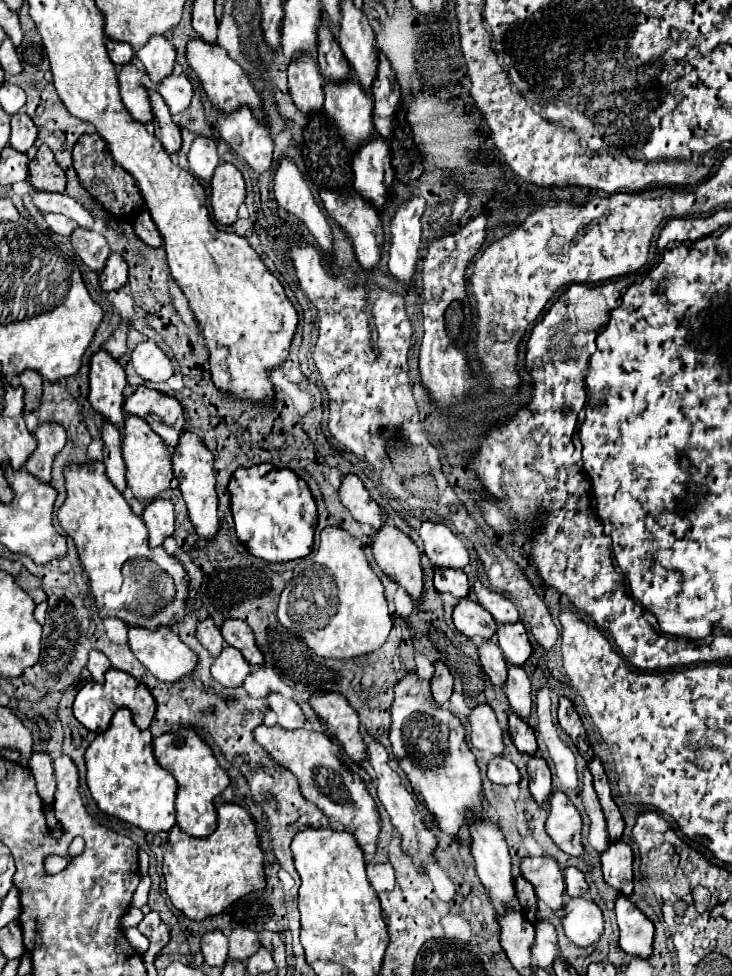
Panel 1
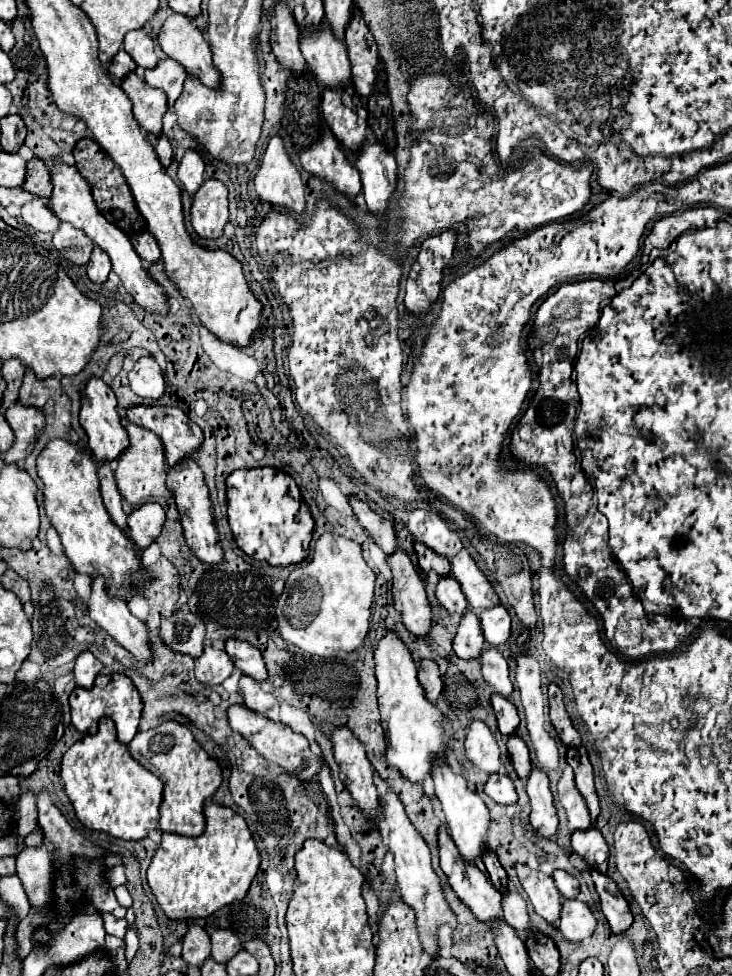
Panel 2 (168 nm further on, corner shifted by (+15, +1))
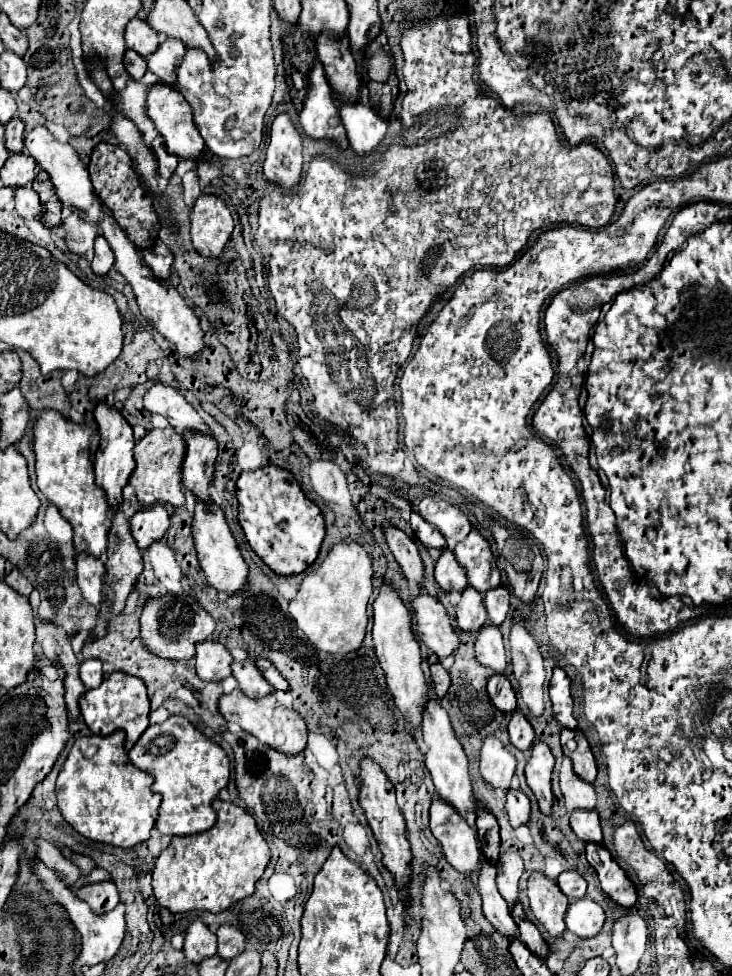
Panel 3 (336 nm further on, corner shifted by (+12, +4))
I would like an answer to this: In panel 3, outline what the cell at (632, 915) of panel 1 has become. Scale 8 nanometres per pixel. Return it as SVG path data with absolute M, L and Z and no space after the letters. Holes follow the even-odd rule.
M586 844L586 860L596 870L602 890L622 908L632 908L638 900L634 884L628 880L624 870L612 860L610 852L598 844Z

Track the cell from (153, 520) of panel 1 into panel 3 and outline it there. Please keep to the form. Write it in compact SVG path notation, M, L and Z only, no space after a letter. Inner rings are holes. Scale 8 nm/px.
M154 504L150 508L136 512L130 518L130 526L138 548L146 550L152 542L160 540L166 534L170 526L170 516L162 504Z

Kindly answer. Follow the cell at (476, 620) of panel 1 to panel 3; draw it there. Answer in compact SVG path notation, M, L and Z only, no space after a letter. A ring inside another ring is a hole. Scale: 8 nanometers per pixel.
M444 550L436 562L436 582L440 584L440 588L444 592L464 592L466 586L468 586L468 580L466 580L466 574L464 574L464 568L456 562L454 554L450 550Z

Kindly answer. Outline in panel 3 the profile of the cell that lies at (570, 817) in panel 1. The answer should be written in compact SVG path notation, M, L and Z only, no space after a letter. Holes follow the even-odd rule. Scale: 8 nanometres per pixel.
M534 742L532 746L532 756L526 764L526 782L532 788L540 812L544 816L550 816L554 796L552 796L552 768L554 768L554 758L550 754L550 748L544 742Z

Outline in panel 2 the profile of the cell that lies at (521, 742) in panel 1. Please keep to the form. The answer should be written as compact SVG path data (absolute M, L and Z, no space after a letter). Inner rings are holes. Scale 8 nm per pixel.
M493 693L491 695L491 705L495 709L495 715L497 715L497 721L499 721L499 729L501 733L505 735L513 735L517 725L519 725L519 715L517 715L517 707L507 701L505 697Z

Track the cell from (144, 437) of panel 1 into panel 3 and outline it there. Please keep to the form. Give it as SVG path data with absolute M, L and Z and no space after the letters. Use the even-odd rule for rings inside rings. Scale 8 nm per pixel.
M152 428L146 432L144 438L140 438L134 446L134 460L136 468L130 474L130 486L136 490L136 498L142 506L150 506L156 502L168 502L172 506L184 504L182 484L180 484L180 464L184 458L184 440L182 436L172 428Z

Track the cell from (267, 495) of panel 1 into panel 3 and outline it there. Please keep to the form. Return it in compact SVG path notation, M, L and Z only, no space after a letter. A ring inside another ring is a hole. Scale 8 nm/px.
M262 466L258 470L242 472L236 482L236 498L240 508L238 522L246 534L246 540L268 568L272 568L276 574L290 576L290 574L304 572L316 560L324 538L324 518L320 508L306 498L292 472L278 466Z

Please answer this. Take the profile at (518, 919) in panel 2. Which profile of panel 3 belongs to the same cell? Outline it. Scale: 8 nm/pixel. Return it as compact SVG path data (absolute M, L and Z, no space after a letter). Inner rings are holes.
M514 852L502 854L500 856L500 866L498 866L498 892L502 894L502 898L508 902L508 906L512 908L518 902L518 880L524 872L524 864L522 858Z

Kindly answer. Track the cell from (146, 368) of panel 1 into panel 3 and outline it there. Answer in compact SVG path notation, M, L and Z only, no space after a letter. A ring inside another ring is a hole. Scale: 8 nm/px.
M152 382L144 394L144 408L154 414L162 414L176 432L184 430L200 430L210 432L204 420L198 416L198 412L186 402L182 392L174 386Z

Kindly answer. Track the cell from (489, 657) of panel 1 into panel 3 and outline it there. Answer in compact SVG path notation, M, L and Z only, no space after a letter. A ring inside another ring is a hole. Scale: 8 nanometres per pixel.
M466 588L462 592L462 600L456 606L456 622L462 632L478 632L486 622L486 608L482 602L482 594L474 588Z

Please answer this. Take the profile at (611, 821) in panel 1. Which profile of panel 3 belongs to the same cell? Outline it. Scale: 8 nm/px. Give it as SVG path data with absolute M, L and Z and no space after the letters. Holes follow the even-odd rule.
M564 730L562 732L562 748L564 748L564 754L574 762L574 772L588 784L594 782L596 778L596 762L594 762L594 756L590 752L590 746L588 746L588 740L584 738L584 734L580 730ZM568 738L574 738L576 740L576 750L568 750L566 748L566 742Z

